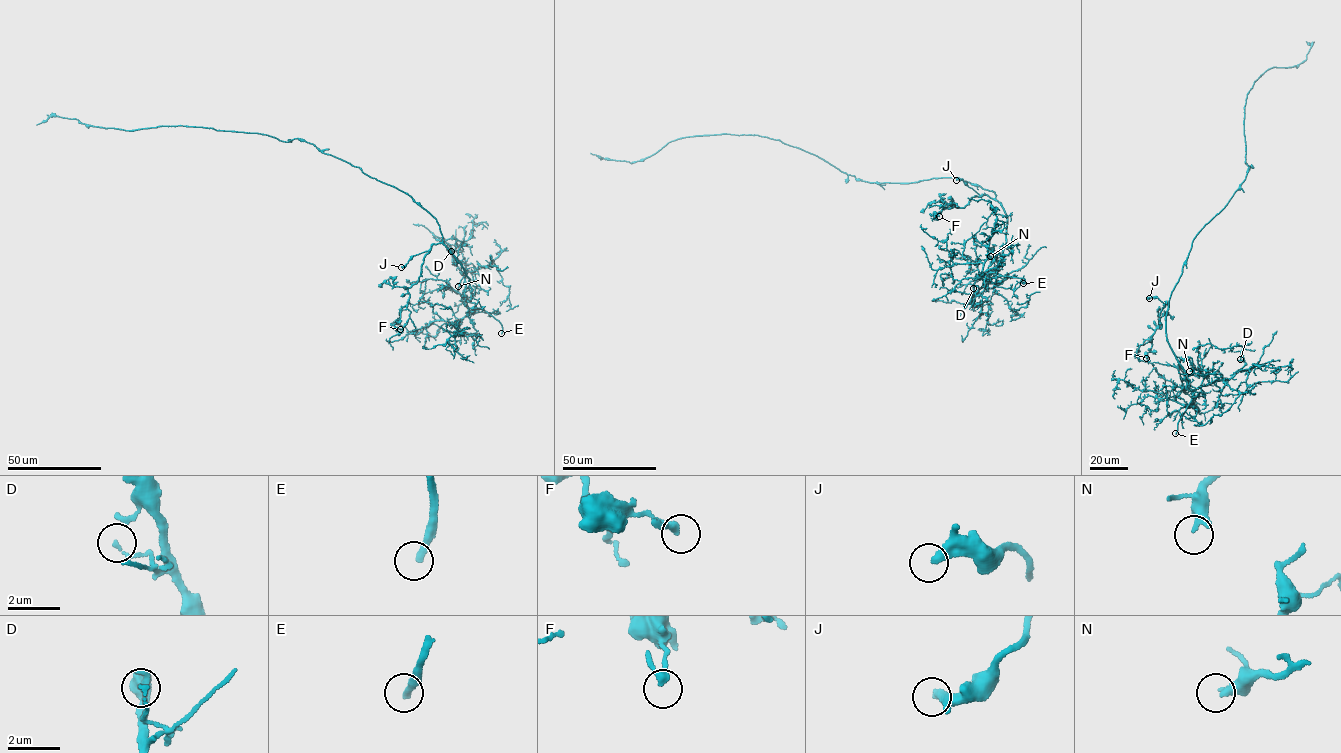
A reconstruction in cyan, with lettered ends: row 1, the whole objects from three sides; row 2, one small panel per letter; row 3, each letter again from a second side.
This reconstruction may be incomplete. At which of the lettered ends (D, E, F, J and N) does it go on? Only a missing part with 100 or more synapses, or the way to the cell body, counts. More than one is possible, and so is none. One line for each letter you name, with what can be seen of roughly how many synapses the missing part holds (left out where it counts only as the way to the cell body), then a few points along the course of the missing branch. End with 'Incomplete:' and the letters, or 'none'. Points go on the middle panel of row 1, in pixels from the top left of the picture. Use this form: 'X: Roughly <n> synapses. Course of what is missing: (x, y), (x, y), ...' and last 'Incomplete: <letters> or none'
Incomplete: E

